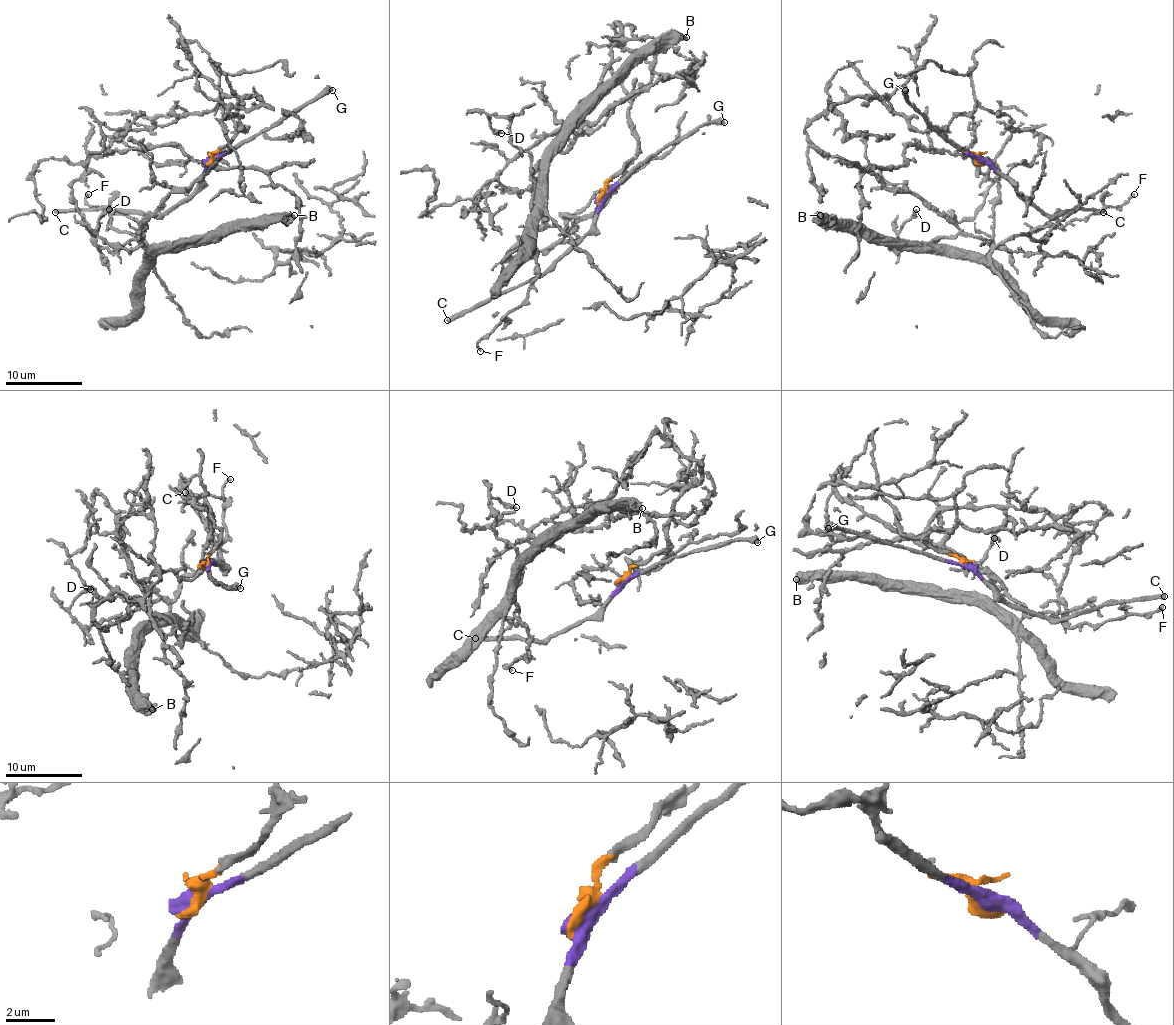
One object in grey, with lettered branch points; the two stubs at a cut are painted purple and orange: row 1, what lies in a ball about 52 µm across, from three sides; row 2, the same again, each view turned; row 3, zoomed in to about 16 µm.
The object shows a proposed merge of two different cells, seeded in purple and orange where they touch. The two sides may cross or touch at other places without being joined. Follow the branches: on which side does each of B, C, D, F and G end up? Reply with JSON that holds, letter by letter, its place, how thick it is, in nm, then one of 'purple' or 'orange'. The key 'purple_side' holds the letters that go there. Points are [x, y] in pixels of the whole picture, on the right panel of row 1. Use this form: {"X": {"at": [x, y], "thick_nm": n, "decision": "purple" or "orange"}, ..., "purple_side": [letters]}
{"B": {"at": [820, 215], "thick_nm": 480, "decision": "orange"}, "C": {"at": [1103, 212], "thick_nm": 300, "decision": "purple"}, "D": {"at": [916, 209], "thick_nm": 280, "decision": "orange"}, "F": {"at": [1134, 194], "thick_nm": 200, "decision": "orange"}, "G": {"at": [905, 90], "thick_nm": 550, "decision": "purple"}, "purple_side": ["C", "G"]}

